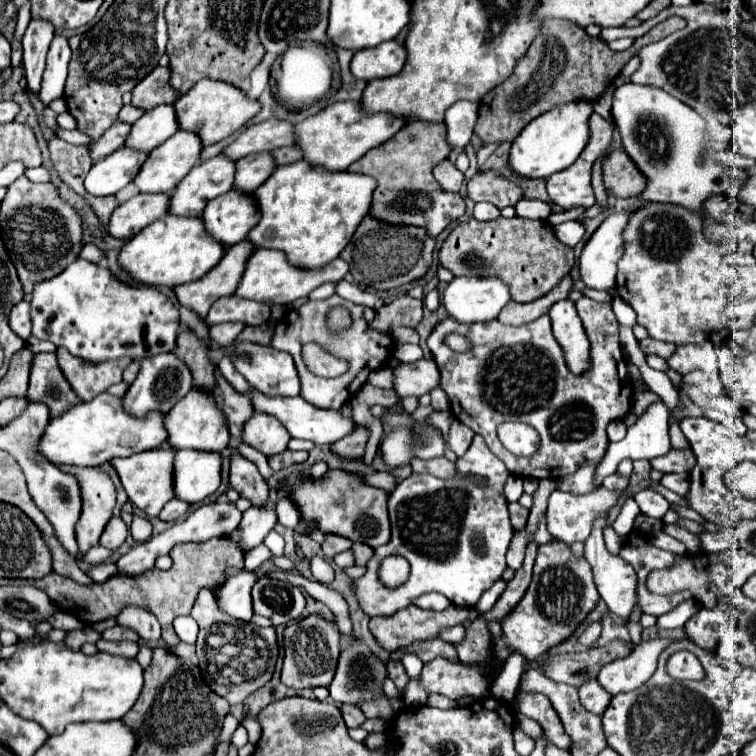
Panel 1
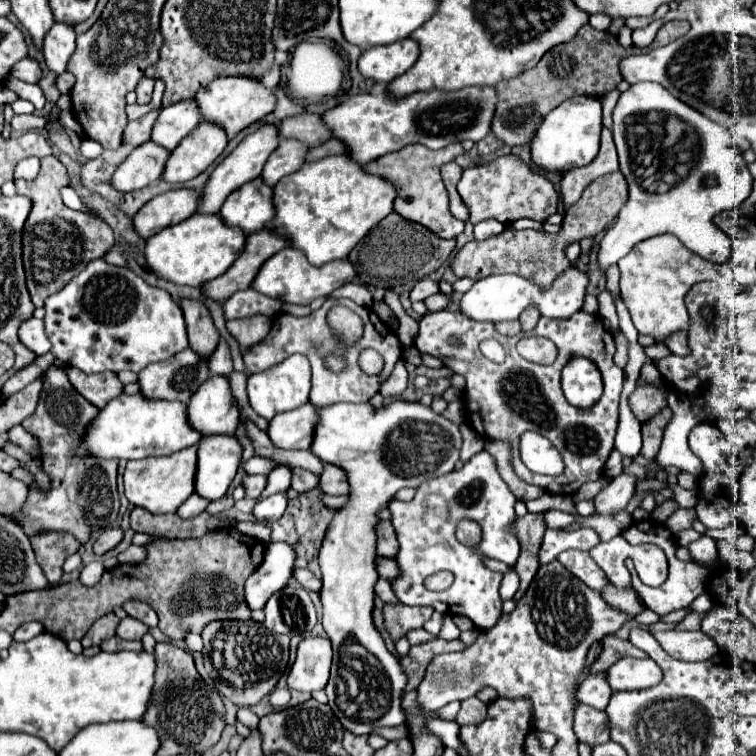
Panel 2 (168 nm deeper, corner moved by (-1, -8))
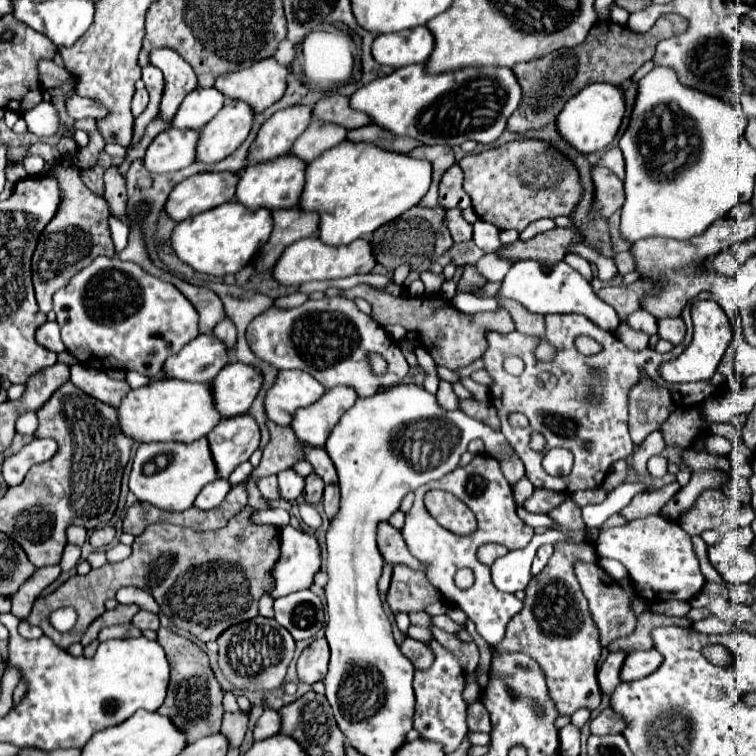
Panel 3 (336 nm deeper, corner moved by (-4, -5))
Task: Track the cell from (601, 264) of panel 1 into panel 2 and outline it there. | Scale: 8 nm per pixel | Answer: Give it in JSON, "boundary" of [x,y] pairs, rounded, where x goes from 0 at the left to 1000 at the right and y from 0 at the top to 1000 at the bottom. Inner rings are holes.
{"boundary":[[[841,110],[833,112],[833,118],[825,120],[817,131],[817,139],[812,144],[810,176],[817,197],[820,226],[831,239],[831,266],[820,276],[812,298],[802,303],[802,311],[794,321],[794,353],[802,356],[812,351],[841,321],[878,308],[897,313],[913,332],[937,345],[960,345],[966,337],[963,313],[958,313],[958,308],[947,303],[942,290],[955,279],[981,271],[995,253],[995,234],[981,208],[981,197],[971,189],[968,173],[902,136],[873,110]]]}

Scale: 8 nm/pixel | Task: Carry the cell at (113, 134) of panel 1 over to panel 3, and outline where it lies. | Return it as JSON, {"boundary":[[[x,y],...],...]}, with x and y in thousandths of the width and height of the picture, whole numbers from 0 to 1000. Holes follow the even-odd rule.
{"boundary":[[[202,66],[200,85],[208,87],[218,101],[218,122],[210,140],[210,156],[226,161],[242,130],[261,116],[261,103],[255,90],[229,66]]]}

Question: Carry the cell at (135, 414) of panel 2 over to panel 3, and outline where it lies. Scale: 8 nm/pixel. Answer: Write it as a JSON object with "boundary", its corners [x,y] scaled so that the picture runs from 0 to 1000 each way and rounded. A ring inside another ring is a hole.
{"boundary":[[[205,503],[189,513],[173,516],[155,540],[157,566],[181,587],[200,585],[258,585],[276,574],[292,556],[282,537],[279,511],[239,505],[239,503]]]}

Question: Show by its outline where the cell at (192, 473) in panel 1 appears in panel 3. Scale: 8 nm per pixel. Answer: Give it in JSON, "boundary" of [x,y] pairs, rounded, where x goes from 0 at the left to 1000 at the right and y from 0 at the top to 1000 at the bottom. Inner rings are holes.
{"boundary":[[[329,548],[292,553],[292,558],[274,574],[290,632],[300,635],[319,611],[329,608],[343,593],[343,582],[343,563]]]}

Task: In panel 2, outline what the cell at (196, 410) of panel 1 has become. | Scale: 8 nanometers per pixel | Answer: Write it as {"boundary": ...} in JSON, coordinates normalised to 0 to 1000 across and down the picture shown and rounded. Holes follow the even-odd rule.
{"boundary":[[[280,496],[254,522],[249,536],[249,557],[267,575],[275,573],[312,573],[317,560],[317,541],[304,517],[302,499]]]}

